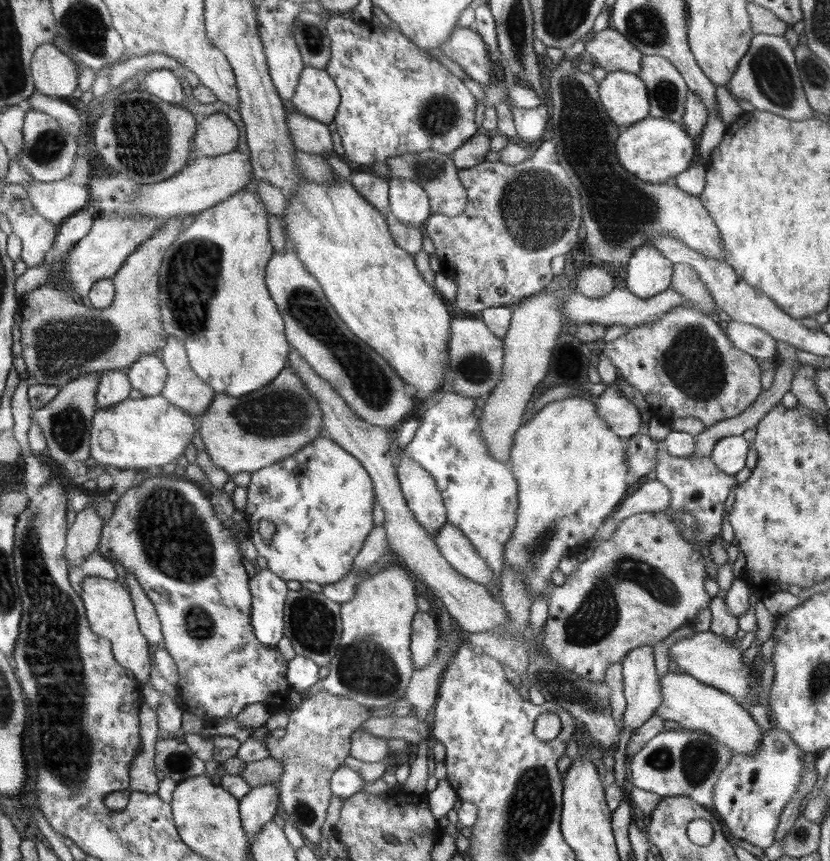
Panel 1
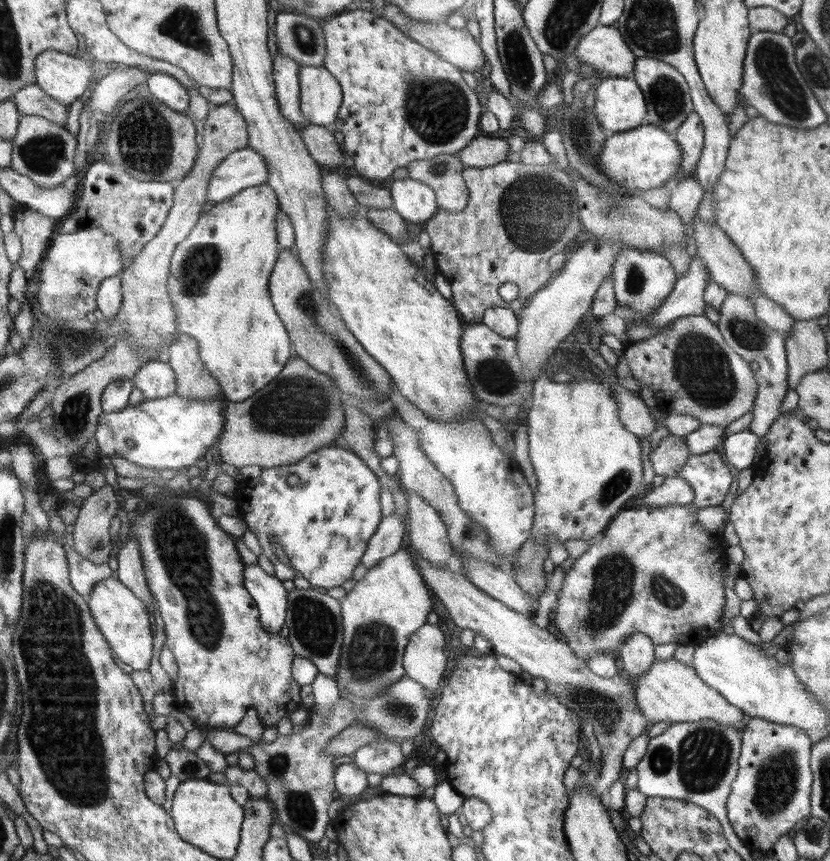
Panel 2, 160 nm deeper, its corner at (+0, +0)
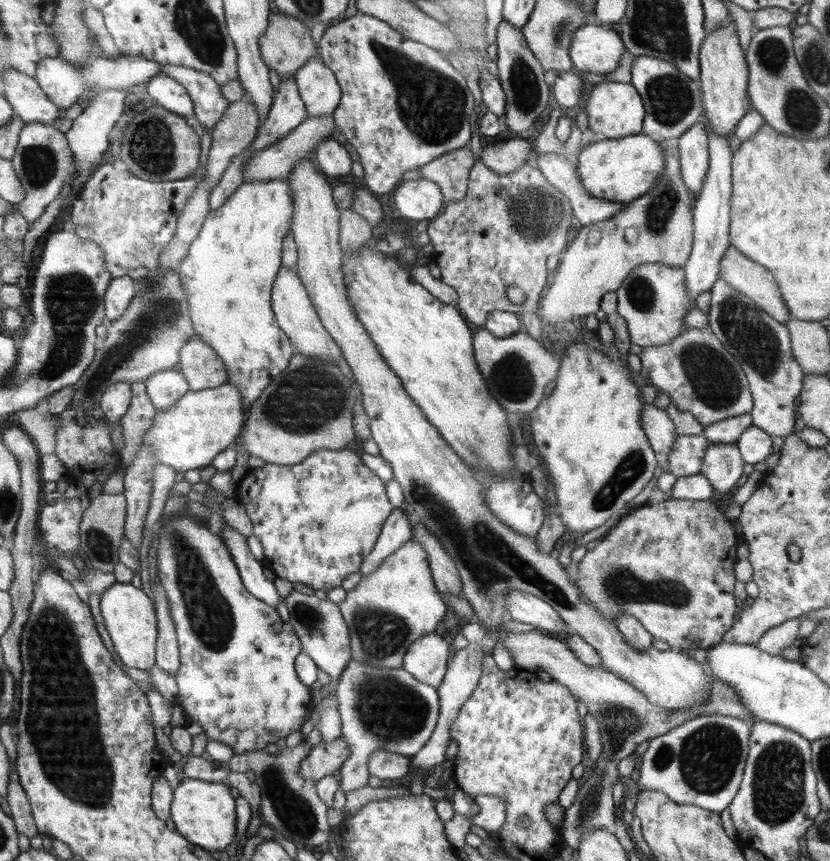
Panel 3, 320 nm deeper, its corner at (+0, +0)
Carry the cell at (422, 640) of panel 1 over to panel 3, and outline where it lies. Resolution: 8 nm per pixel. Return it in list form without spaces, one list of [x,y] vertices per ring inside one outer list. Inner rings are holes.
[[[433,632],[409,645],[403,667],[420,682],[437,689],[446,676],[450,658],[450,645],[439,632]]]

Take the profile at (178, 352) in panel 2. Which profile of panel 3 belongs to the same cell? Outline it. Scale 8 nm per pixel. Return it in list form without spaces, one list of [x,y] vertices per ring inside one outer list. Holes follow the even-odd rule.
[[[196,337],[182,347],[177,370],[186,377],[193,391],[214,388],[227,382],[224,361],[213,348]]]

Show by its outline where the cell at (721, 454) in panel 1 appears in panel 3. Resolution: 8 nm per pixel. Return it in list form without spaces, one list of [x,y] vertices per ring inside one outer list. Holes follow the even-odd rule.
[[[750,426],[736,442],[744,464],[756,464],[762,462],[772,454],[772,438],[757,426]]]

